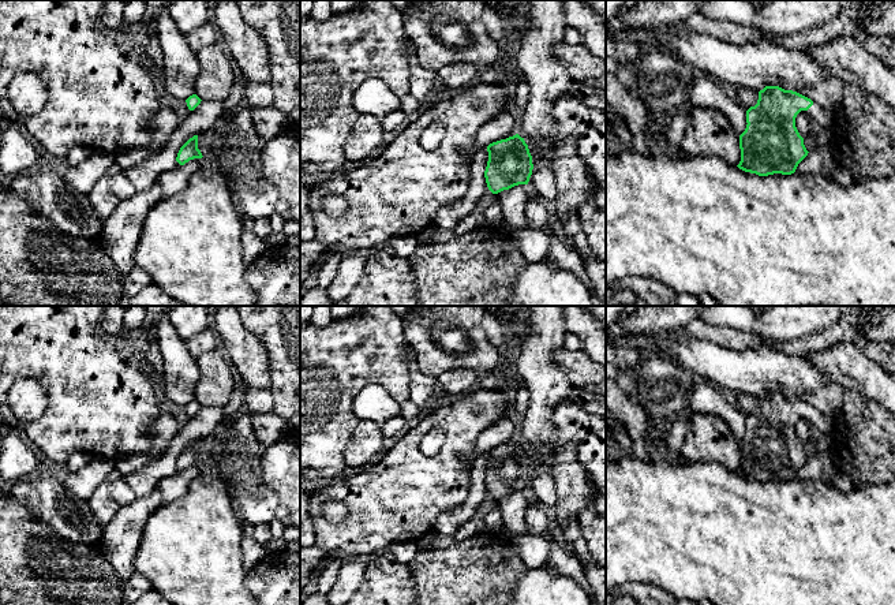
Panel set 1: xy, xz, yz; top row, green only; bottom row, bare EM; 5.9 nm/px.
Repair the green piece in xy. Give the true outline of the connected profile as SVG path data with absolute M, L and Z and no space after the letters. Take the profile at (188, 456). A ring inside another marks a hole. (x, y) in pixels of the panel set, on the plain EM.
M194 441L180 453L176 467L180 471L184 471L190 466L202 464L202 463L203 462L202 462L201 456L198 455L198 441Z

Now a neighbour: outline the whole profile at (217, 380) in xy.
M221 347L209 350L196 358L201 374L194 400L201 406L224 408L237 384L237 376Z

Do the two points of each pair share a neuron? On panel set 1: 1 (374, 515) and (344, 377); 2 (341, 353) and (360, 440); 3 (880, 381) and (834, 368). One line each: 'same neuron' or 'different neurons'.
1: different neurons
2: different neurons
3: same neuron

